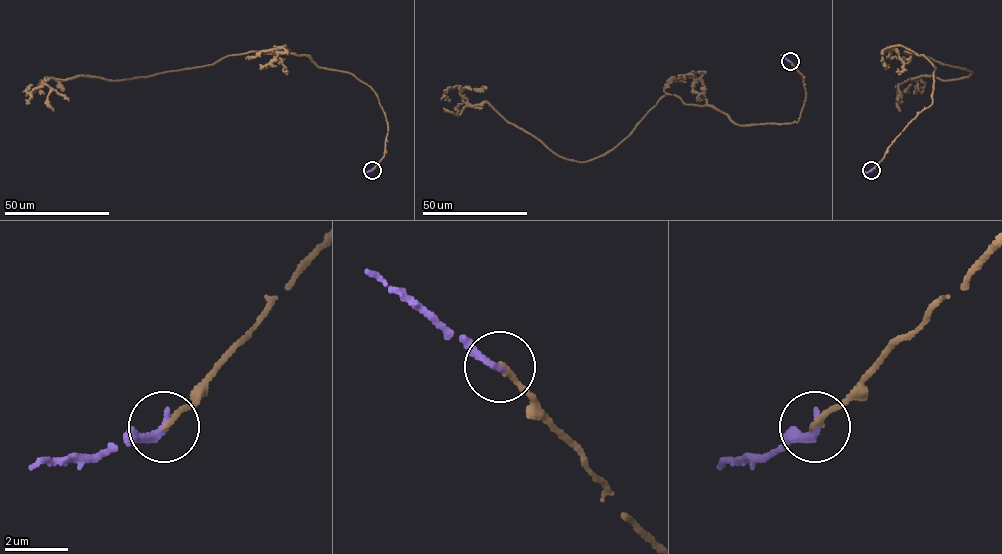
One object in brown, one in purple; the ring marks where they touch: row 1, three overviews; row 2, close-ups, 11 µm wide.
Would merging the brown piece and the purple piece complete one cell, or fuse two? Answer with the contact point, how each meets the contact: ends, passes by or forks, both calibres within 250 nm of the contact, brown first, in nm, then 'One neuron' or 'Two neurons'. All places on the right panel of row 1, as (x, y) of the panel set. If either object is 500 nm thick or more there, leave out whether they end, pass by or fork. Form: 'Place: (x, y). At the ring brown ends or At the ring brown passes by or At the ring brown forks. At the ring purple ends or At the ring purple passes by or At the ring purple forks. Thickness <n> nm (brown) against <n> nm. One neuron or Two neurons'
Place: (871, 170). At the ring brown ends. At the ring purple ends. Thickness 160 nm (brown) against 280 nm. Two neurons

